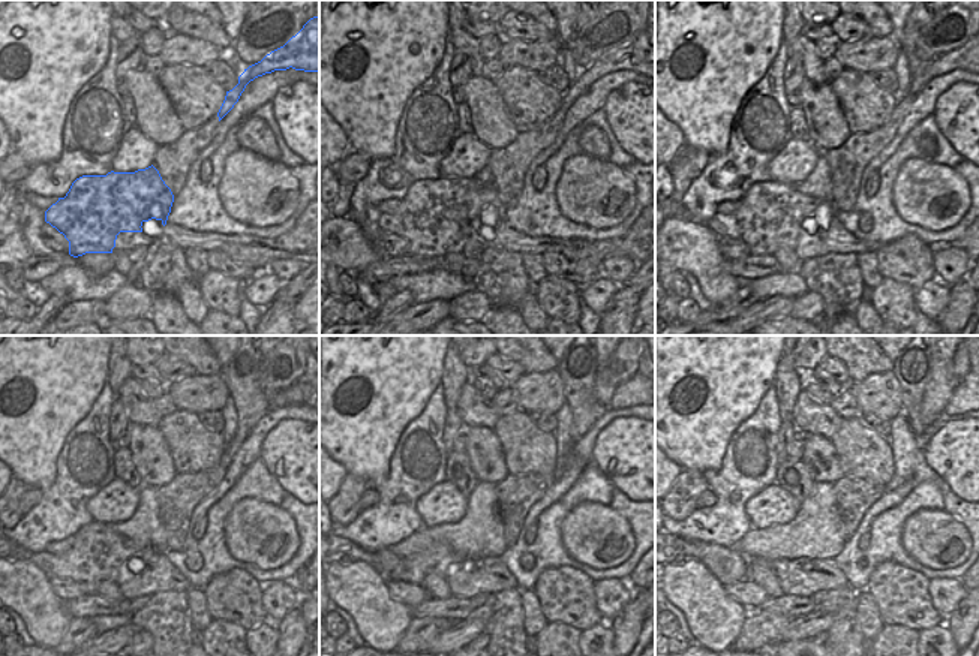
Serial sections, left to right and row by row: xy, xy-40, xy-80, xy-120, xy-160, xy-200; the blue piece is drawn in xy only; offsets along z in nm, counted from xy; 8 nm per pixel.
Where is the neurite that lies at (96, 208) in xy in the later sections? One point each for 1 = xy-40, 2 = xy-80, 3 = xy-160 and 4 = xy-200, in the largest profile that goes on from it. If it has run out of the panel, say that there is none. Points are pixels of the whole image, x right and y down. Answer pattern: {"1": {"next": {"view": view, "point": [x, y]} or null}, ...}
{"1": {"next": {"view": "xy-40", "point": [432, 211]}}, "2": {"next": {"view": "xy-80", "point": [769, 211]}}, "3": {"next": {"view": "xy-160", "point": [437, 559]}}, "4": {"next": {"view": "xy-200", "point": [685, 550]}}}

